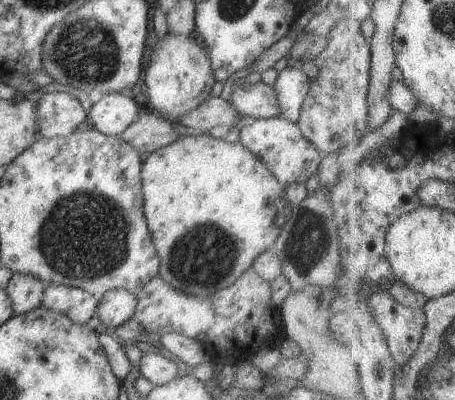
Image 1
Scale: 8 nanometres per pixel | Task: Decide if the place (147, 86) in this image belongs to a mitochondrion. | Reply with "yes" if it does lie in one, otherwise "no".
no

